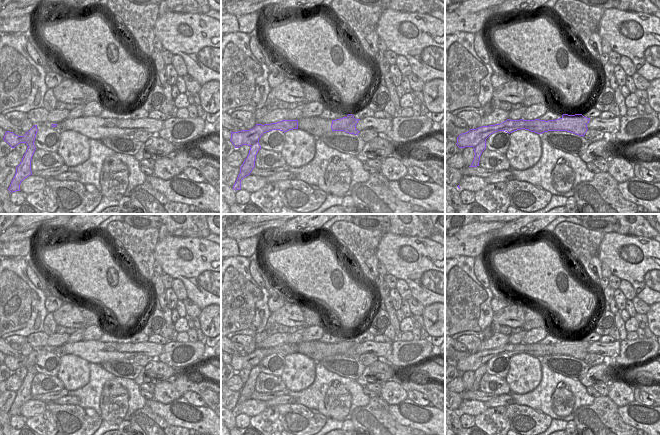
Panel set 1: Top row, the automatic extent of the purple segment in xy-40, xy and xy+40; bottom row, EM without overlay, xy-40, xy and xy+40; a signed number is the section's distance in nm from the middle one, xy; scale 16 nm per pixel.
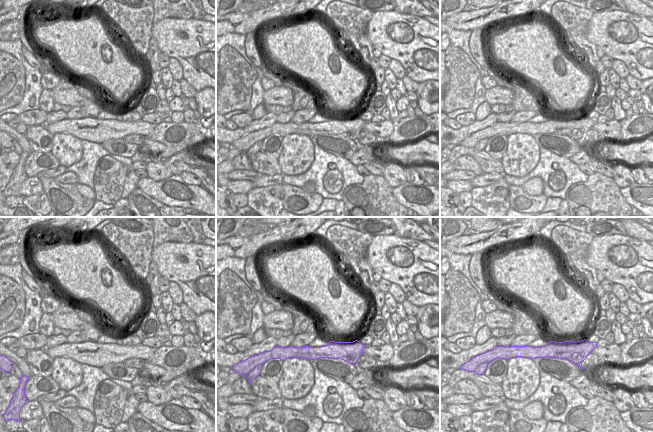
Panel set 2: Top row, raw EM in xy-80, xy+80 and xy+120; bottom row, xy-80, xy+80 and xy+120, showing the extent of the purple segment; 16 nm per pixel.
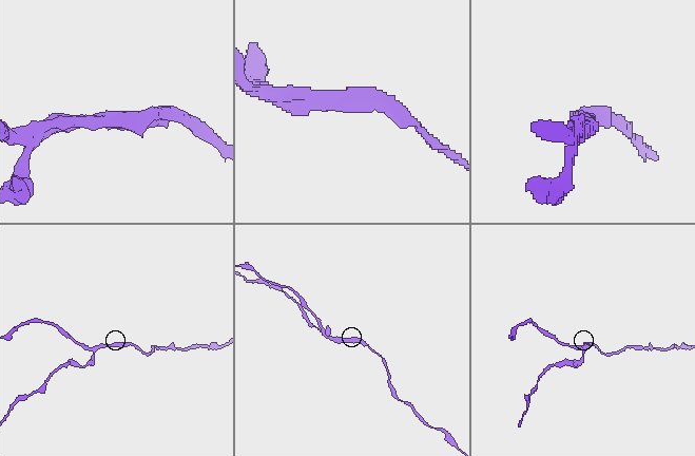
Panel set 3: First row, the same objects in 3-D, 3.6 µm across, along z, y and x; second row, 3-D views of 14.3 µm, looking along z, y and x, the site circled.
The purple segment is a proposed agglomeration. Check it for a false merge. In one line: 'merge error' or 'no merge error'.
merge error

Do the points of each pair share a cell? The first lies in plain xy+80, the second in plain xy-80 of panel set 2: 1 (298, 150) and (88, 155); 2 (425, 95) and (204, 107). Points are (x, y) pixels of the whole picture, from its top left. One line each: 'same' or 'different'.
1: different
2: same

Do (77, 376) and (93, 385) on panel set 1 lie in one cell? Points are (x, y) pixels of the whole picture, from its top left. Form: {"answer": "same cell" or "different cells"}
{"answer": "different cells"}

